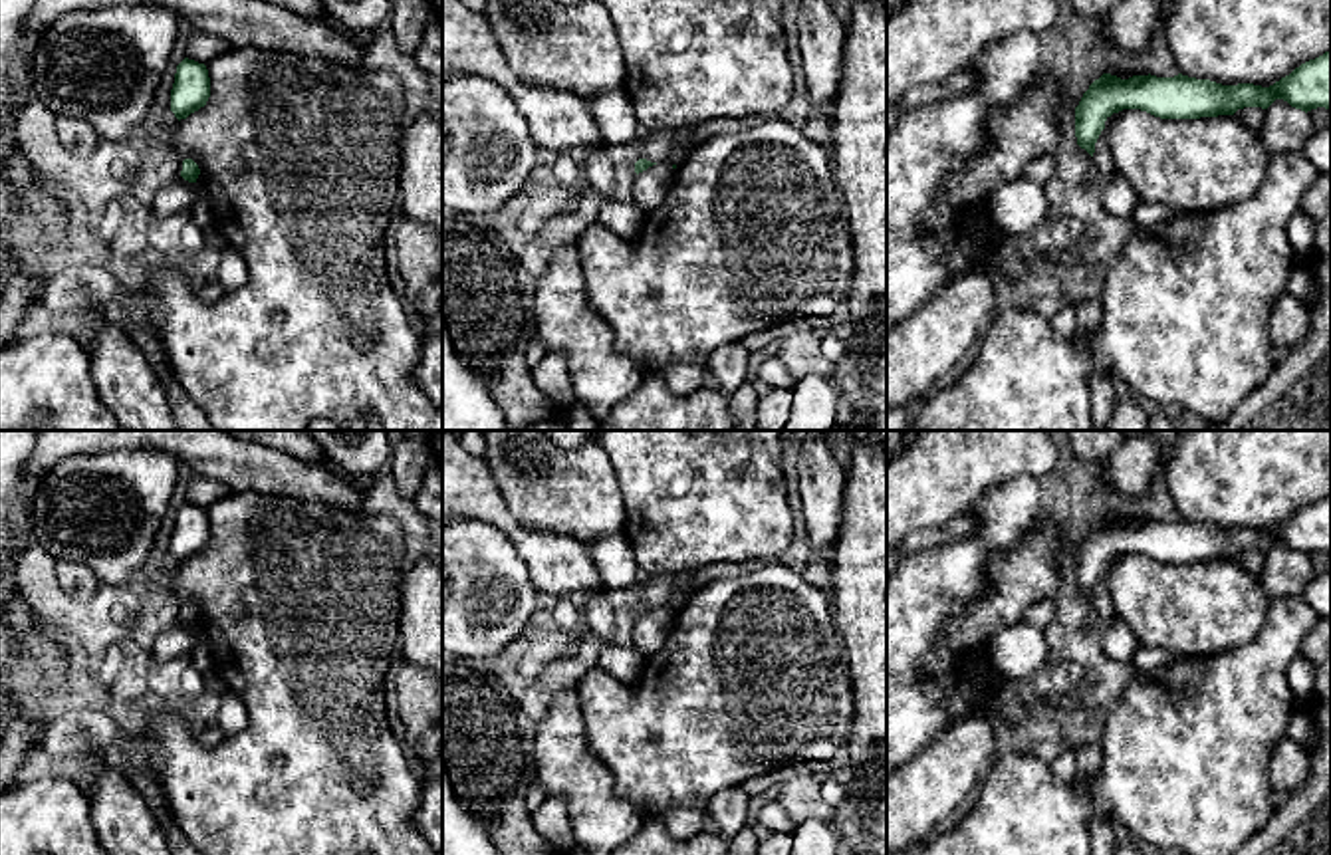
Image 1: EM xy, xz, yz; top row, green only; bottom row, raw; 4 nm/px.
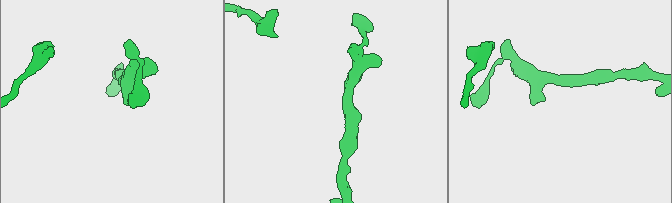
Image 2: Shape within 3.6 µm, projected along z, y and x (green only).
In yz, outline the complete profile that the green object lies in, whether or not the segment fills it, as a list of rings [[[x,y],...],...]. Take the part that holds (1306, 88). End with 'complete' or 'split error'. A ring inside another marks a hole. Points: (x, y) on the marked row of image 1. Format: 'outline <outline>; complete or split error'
outline [[[1331,52],[1301,63],[1270,87],[1222,85],[1182,73],[1129,79],[1103,73],[1075,107],[1075,137],[1077,145],[1093,157],[1105,121],[1123,109],[1141,109],[1160,119],[1200,119],[1234,115],[1244,107],[1268,109],[1275,99],[1305,113],[1317,107],[1331,109]]]; complete

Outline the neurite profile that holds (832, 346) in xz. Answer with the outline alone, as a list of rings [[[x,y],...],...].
[[[823,333],[819,347],[831,365],[839,363],[845,355],[843,333]]]

